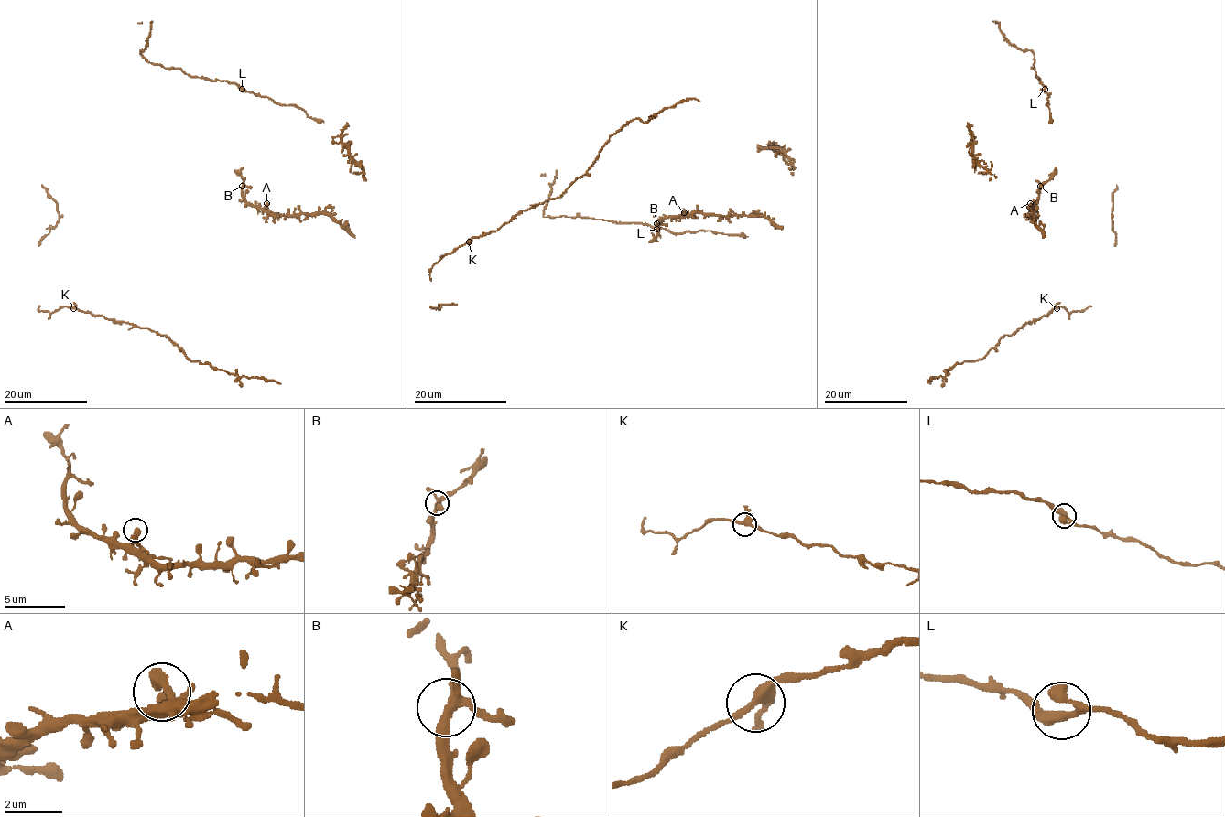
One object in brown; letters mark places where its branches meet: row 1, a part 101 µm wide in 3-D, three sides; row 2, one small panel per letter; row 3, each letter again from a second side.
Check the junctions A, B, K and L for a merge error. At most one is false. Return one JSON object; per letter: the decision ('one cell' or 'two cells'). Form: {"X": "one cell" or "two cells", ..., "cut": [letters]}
{"A": "one cell", "B": "one cell", "K": "one cell", "L": "one cell", "cut": []}

